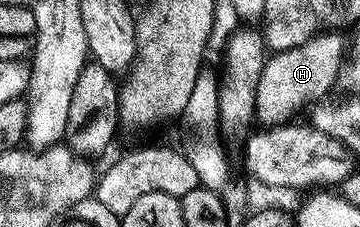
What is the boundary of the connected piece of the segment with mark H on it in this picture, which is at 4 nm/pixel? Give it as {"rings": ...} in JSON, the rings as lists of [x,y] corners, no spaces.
{"rings":[[[336,30],[322,31],[292,49],[277,51],[265,59],[260,76],[254,83],[253,106],[255,119],[264,126],[289,123],[299,108],[310,103],[328,90],[328,83],[335,81],[340,73],[344,40]]]}

